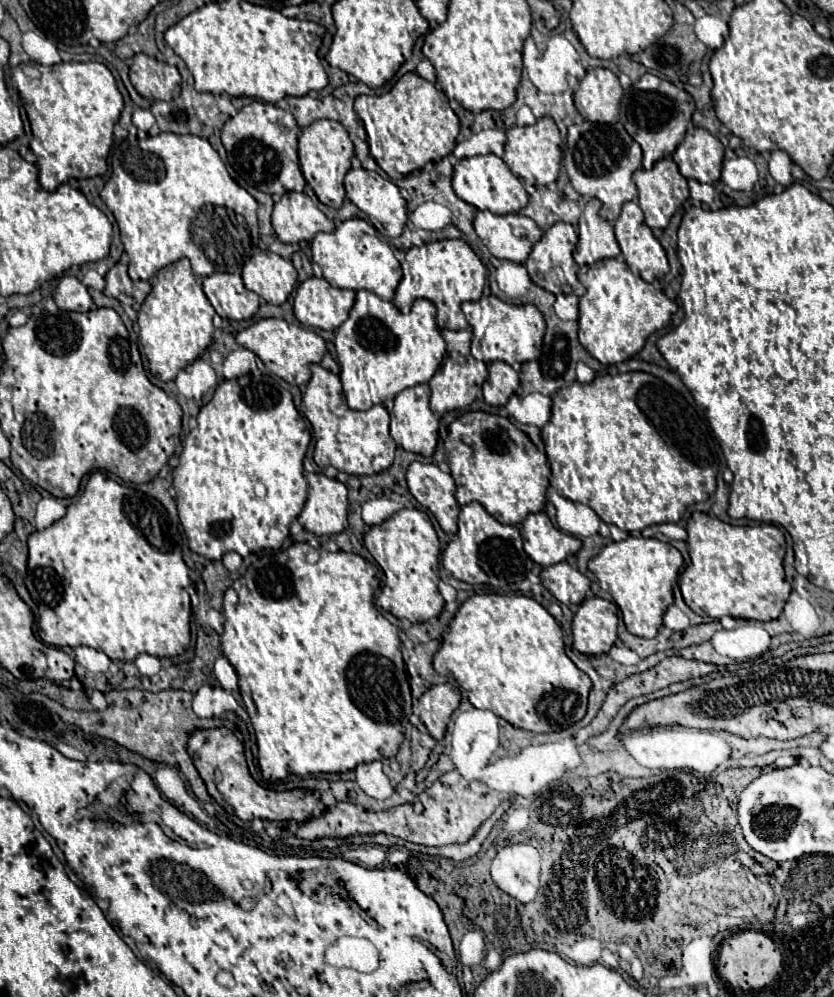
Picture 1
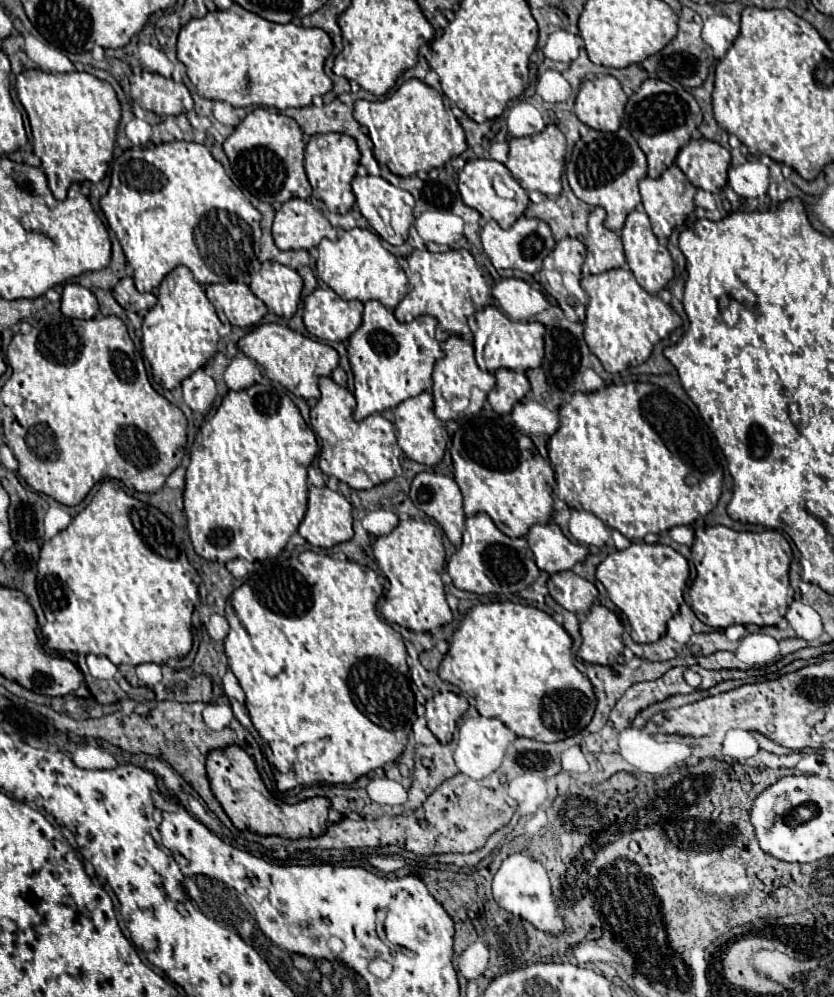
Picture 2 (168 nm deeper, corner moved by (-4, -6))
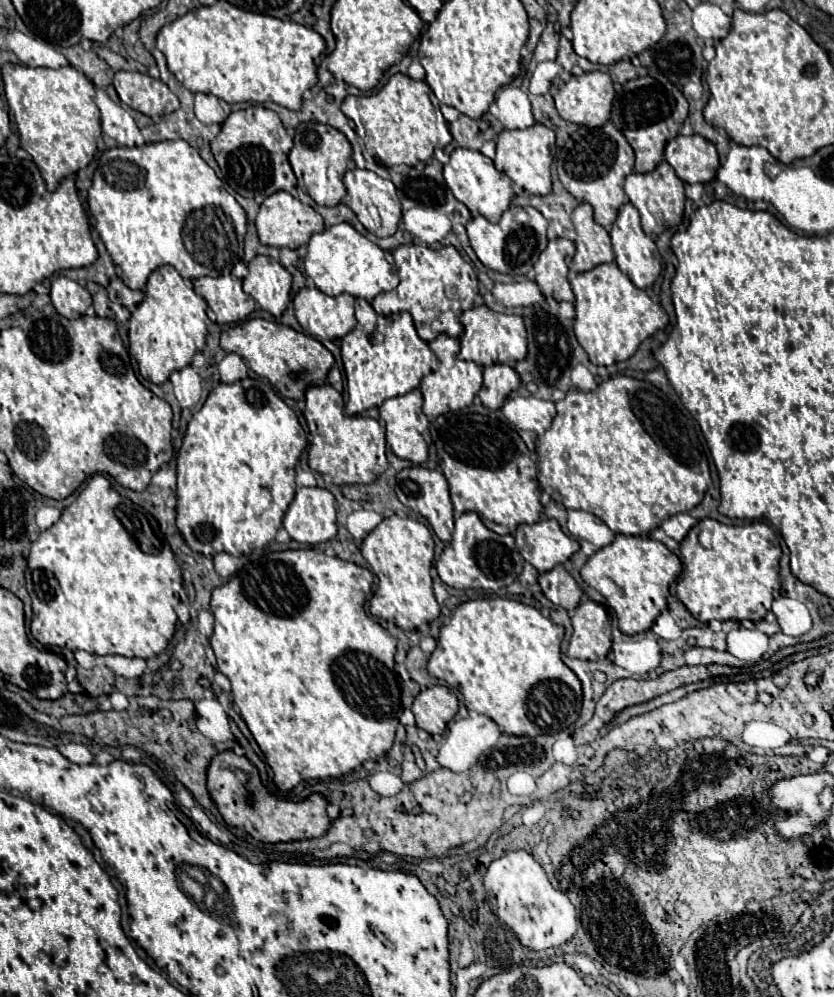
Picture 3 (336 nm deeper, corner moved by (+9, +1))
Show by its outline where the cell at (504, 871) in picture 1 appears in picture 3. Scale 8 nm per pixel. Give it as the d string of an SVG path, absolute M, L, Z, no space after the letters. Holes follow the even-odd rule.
M512 851L504 857L490 863L490 867L484 875L484 891L486 902L490 909L512 927L512 931L518 935L520 943L542 951L548 947L562 945L564 941L572 939L576 933L578 917L574 915L574 905L568 901L568 897L560 891L556 891L542 867L532 859L526 851Z

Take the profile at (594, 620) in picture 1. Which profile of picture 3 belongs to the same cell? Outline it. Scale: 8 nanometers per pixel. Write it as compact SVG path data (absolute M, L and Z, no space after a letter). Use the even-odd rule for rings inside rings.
M592 599L582 601L572 615L572 639L566 655L576 659L604 659L612 647L606 609Z

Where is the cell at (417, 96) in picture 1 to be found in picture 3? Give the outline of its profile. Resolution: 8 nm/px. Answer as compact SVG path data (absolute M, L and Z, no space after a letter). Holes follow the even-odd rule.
M396 73L376 95L345 98L341 111L355 124L369 155L380 165L416 165L434 157L436 147L446 147L452 141L447 122L440 108L432 103L432 91L424 81L414 81L408 75Z

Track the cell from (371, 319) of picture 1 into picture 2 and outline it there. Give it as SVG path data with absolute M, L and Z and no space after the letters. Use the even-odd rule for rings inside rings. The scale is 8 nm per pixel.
M375 300L365 302L363 324L349 338L347 346L351 370L355 376L357 420L395 408L403 400L431 390L435 362L443 356L441 344L435 340L435 326L437 320L433 316L419 316L409 324L401 324L383 304Z

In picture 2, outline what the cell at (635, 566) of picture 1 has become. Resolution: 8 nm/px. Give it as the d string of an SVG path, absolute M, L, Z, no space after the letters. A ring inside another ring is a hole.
M633 542L629 548L609 554L597 566L597 580L605 586L615 606L627 616L631 638L639 644L657 642L665 634L669 618L679 608L675 596L683 594L689 580L689 564L671 546Z

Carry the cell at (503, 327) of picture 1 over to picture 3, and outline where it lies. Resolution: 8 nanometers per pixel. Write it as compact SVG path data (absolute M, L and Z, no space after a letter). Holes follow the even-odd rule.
M486 305L472 307L460 315L462 335L460 335L459 357L486 367L494 363L514 363L526 355L526 329L520 315L504 315L490 311Z

